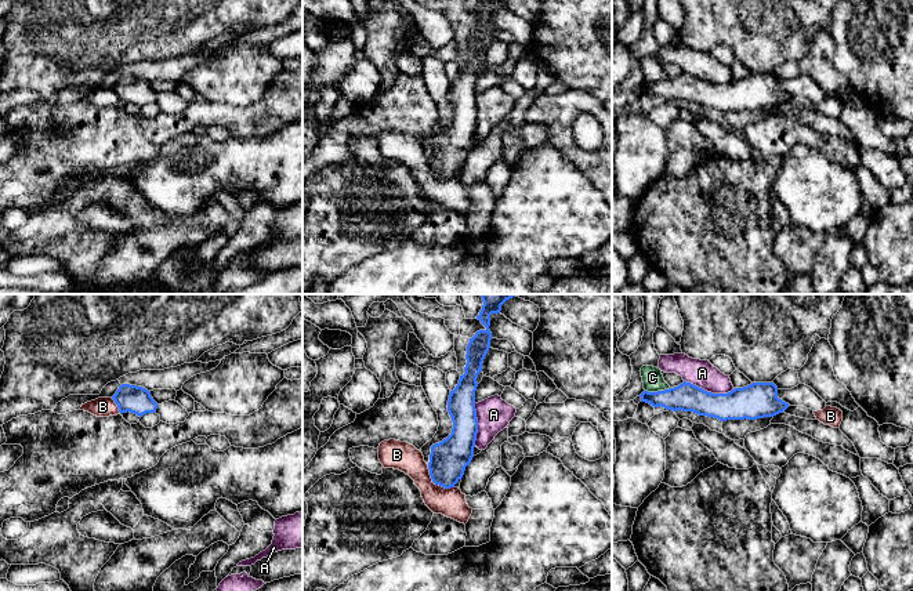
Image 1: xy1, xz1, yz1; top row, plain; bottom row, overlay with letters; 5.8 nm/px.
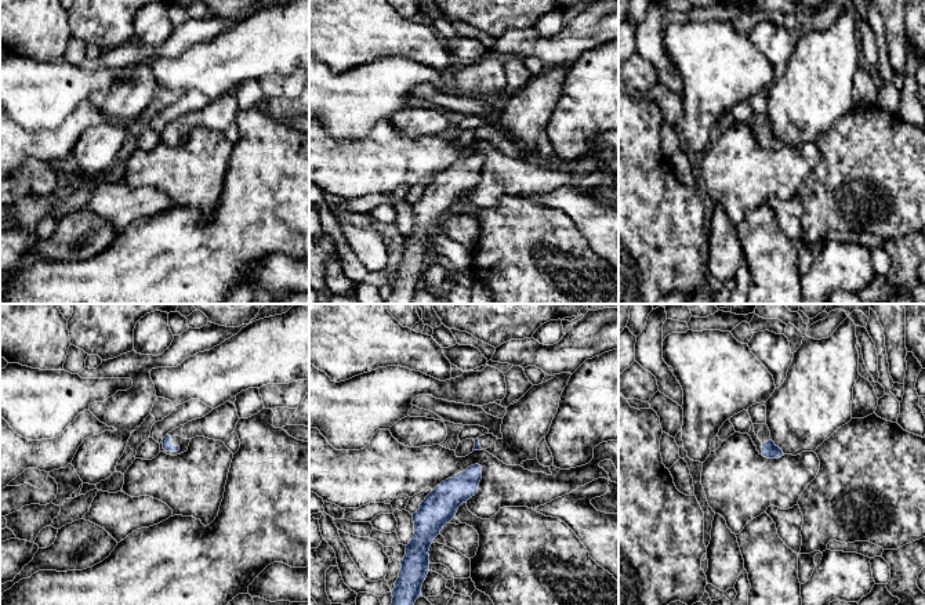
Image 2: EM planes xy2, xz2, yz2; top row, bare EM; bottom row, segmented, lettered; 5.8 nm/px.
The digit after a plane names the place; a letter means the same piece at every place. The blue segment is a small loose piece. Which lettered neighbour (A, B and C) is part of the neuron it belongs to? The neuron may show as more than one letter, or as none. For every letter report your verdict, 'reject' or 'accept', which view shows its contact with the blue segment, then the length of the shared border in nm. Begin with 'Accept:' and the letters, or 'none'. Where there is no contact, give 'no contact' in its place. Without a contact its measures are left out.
Accept: none
A: reject; contact in yz1; length 300 nm
B: reject; contact in xz1; length 220 nm
C: reject; contact in yz1; length 150 nm

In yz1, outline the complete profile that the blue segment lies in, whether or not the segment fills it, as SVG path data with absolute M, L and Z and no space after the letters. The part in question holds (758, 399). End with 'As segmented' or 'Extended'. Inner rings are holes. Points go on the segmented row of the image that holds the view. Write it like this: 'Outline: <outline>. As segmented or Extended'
Outline: M684 381L664 391L644 391L640 396L641 402L653 407L693 411L720 421L773 417L789 407L789 403L778 398L778 387L773 382L753 382L728 394L711 394Z. As segmented

